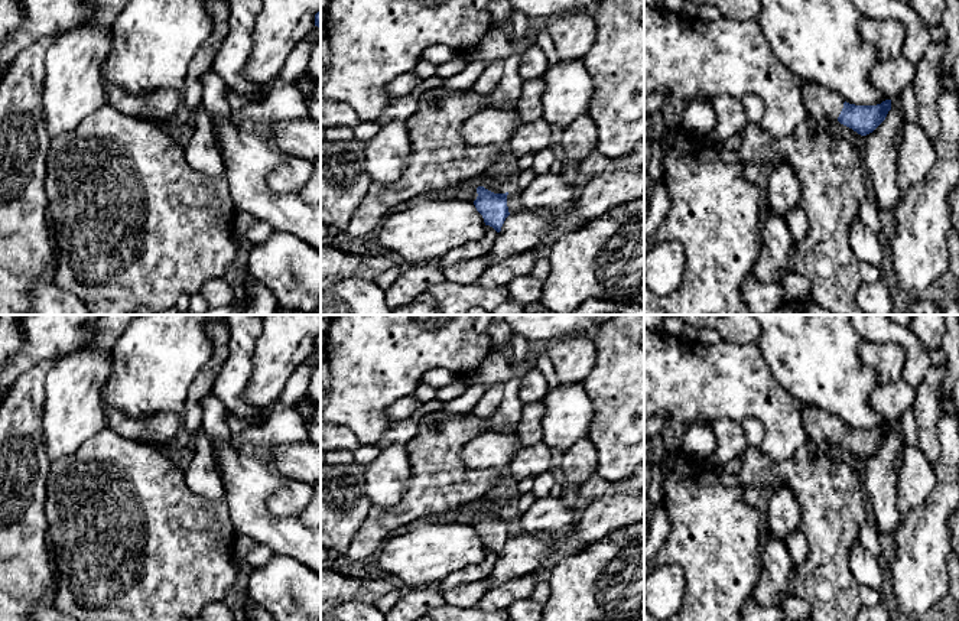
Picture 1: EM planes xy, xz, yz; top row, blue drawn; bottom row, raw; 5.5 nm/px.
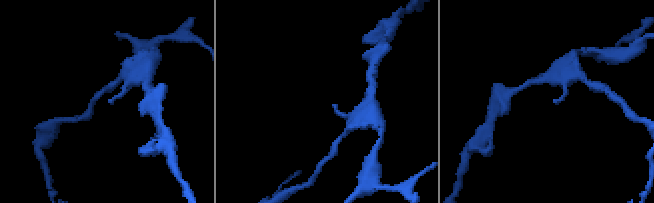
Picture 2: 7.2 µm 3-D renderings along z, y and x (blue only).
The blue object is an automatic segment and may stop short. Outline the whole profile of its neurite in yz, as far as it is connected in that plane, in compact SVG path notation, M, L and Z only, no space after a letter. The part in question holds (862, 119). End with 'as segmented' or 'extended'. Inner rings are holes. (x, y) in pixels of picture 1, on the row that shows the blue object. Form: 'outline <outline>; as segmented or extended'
outline M800 79L802 95L807 114L816 120L839 121L861 136L872 133L891 110L891 100L877 105L855 105L826 87Z; extended

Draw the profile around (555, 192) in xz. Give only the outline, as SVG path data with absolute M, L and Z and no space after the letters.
M555 169L536 175L529 186L516 191L516 195L526 211L547 211L555 221L560 222L573 214L579 183L572 173Z

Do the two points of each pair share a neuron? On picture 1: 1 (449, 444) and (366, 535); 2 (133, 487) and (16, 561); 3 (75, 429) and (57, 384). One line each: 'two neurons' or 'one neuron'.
1: one neuron
2: two neurons
3: one neuron

